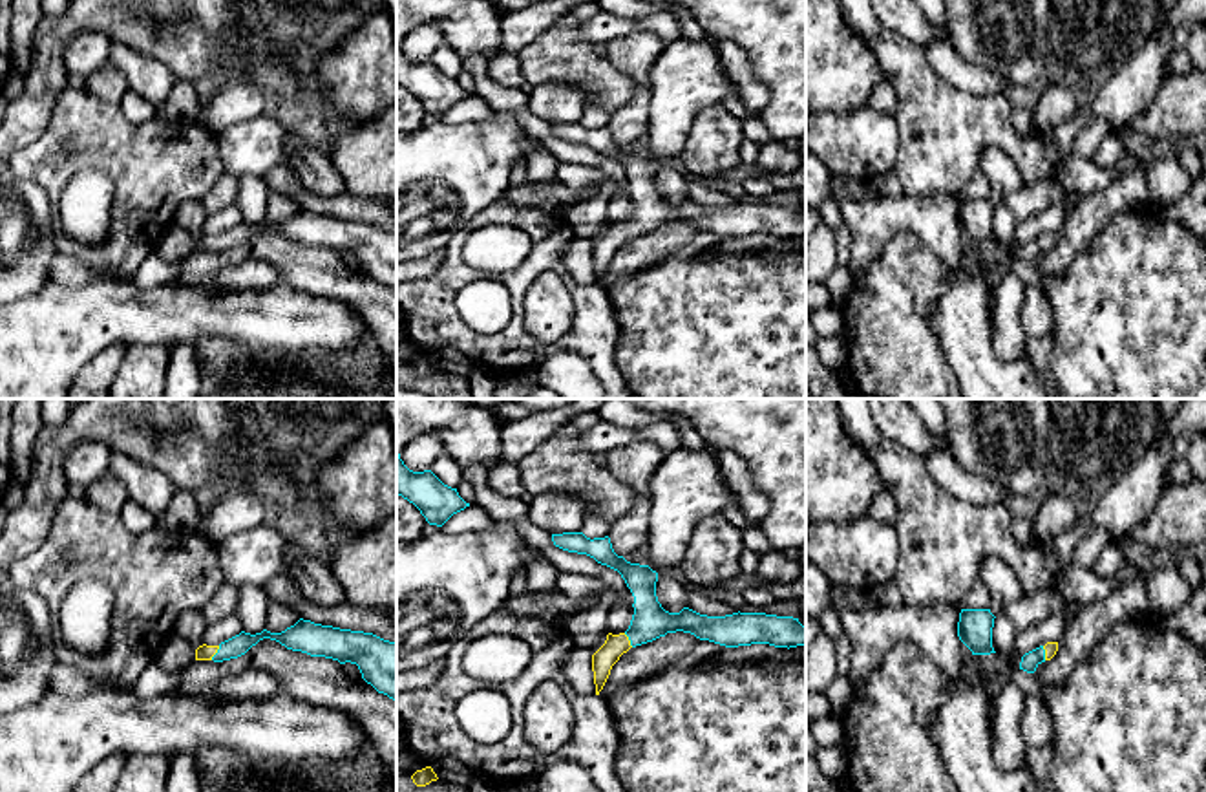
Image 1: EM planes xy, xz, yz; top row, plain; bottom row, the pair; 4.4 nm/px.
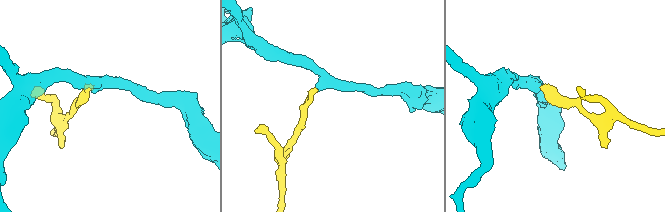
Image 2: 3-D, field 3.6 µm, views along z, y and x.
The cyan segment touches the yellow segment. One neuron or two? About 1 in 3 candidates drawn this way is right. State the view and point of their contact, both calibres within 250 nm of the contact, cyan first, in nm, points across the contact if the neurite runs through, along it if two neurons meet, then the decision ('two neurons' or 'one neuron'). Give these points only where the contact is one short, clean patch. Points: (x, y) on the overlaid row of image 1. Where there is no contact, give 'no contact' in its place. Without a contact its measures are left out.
contact xy (216, 653); calibres 90 and 70 nm; way xy (236, 646), (216, 653), (203, 652); one neuron

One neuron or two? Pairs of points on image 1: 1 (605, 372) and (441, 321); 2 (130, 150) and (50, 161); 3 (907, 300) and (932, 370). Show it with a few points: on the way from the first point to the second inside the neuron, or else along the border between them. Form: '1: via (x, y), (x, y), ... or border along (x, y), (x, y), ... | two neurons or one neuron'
1: via (569, 344), (550, 350), (483, 348) | one neuron
2: via (110, 150), (70, 150) | one neuron
3: via (907, 317), (907, 344), (916, 353) | one neuron

